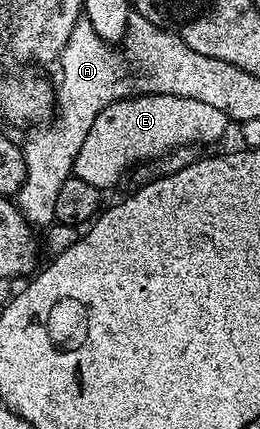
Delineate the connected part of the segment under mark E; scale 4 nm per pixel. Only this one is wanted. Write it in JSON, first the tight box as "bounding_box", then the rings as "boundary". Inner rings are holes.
{"bounding_box":[73,94,230,191],"boundary":[[[139,94],[122,98],[109,104],[104,111],[98,113],[81,143],[80,151],[74,160],[73,176],[103,191],[114,186],[131,167],[140,162],[158,160],[176,147],[197,145],[205,147],[208,143],[220,140],[230,127],[229,118],[216,107],[209,106],[196,99],[184,99],[183,96],[168,96],[166,94]]]}

